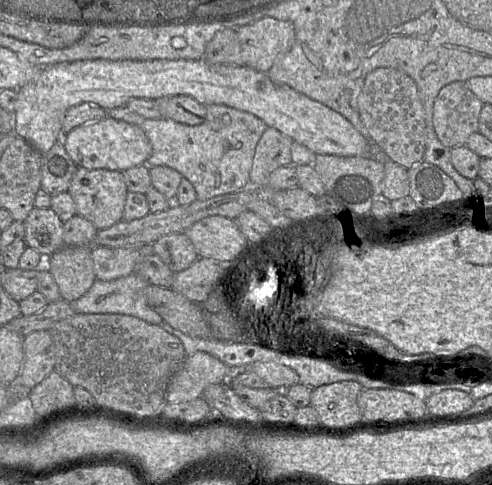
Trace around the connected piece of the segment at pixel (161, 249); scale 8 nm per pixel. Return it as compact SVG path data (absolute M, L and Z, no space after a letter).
M184 232L162 236L151 248L174 273L187 269L199 258L190 238Z

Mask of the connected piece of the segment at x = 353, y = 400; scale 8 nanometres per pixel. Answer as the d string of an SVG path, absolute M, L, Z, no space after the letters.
M344 380L321 385L312 389L310 405L316 410L319 421L328 426L345 426L363 419L359 407L359 394L363 387L353 380Z

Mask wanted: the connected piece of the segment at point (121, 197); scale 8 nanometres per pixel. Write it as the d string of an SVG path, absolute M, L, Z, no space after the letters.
M77 167L68 192L74 200L77 215L81 215L92 222L98 230L110 228L123 220L128 189L122 172Z

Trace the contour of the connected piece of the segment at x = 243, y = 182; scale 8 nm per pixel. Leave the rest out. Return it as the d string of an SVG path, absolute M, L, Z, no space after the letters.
M224 105L206 106L207 115L200 125L189 126L170 119L148 119L127 107L107 110L108 117L139 127L151 143L152 153L146 164L149 167L167 166L177 170L190 181L197 193L197 200L234 193L250 186L250 171L256 146L267 129L267 125L255 115Z

